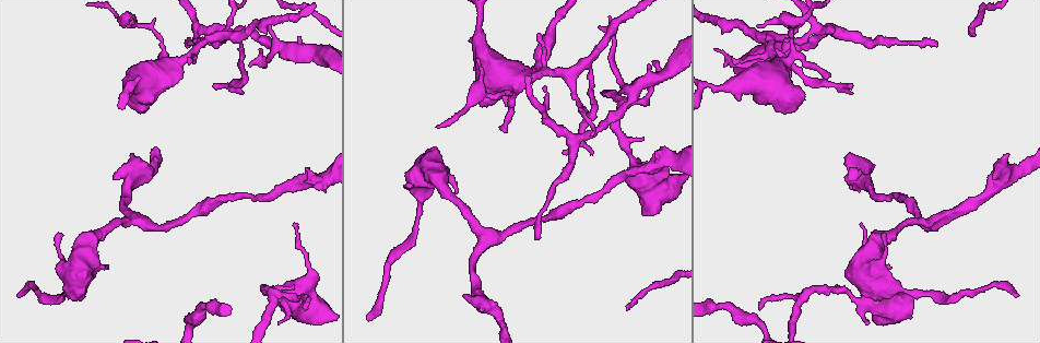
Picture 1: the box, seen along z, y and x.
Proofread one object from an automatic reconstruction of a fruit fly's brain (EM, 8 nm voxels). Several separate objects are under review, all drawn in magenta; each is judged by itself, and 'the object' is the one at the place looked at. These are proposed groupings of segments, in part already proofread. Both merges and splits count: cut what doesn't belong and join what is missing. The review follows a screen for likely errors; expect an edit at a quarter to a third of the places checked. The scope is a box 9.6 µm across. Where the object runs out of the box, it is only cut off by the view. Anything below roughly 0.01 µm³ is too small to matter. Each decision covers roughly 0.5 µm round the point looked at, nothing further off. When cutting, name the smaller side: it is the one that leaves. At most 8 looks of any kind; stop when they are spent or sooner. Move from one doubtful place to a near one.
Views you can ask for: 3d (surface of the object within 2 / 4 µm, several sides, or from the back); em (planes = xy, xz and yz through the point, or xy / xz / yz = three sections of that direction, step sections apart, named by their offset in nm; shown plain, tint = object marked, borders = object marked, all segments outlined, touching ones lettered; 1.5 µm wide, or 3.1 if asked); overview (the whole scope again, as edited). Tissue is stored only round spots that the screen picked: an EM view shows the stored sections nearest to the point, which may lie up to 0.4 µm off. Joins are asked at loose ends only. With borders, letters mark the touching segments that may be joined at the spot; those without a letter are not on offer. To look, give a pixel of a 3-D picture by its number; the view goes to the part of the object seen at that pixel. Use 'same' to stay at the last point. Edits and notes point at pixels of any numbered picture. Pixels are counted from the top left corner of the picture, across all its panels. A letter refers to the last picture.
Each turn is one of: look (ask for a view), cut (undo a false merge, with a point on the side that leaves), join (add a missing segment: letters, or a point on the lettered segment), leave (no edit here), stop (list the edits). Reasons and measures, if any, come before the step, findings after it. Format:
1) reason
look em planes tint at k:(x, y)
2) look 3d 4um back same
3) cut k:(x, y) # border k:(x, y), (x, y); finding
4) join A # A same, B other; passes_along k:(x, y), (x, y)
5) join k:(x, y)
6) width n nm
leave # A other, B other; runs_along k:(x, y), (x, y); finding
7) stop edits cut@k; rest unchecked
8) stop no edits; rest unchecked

thin end
look 3d 2um at 1:(760, 307)

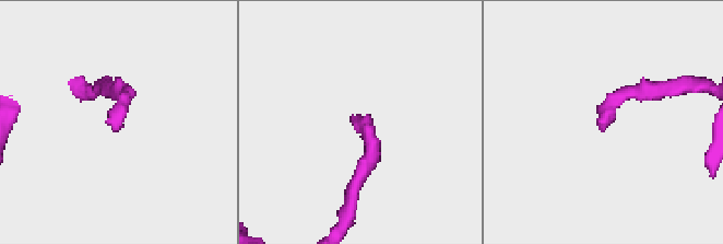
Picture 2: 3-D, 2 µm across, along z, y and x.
look em planes borders at 2:(116, 123)

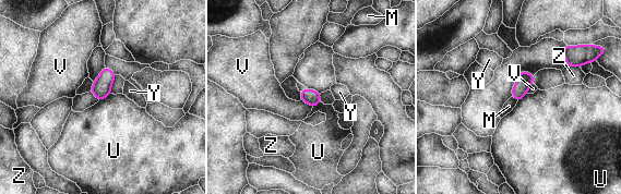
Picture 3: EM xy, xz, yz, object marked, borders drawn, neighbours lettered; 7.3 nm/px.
leave # M other, U other, V other, Y other, Z other; border 3:(110, 94), (98, 101); none of them fits

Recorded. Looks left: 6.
an open end
look em planes plain at 1:(279, 322)

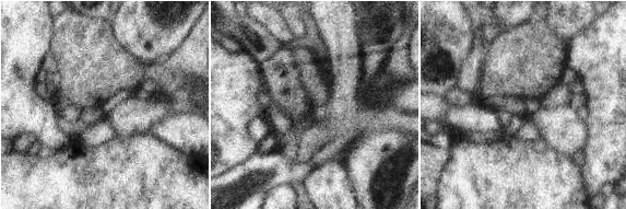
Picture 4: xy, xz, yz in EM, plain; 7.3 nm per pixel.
look em planes borders same

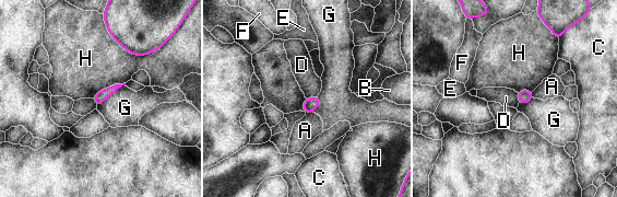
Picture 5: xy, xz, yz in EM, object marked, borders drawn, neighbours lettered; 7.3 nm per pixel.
longest_contact H 440 nm
leave # A other, B other, C other, D other, E other, F other, G other, H other; border 5:(104, 21), (130, 53), (156, 49); none of them fits

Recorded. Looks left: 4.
calibre changes
look 3d 4um at 1:(891, 286)

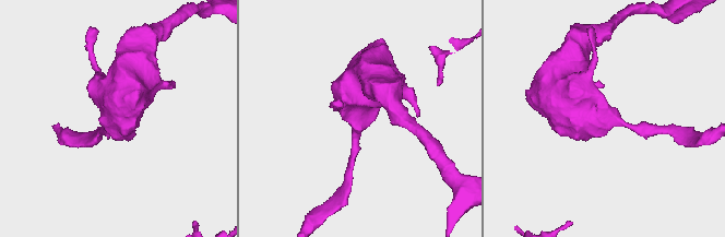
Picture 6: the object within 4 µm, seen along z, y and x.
now the EM
look em planes tint at 6:(362, 118)

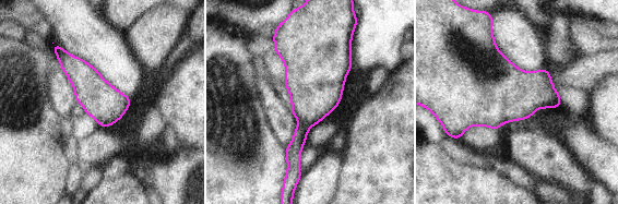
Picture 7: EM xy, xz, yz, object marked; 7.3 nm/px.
see the neighbours
look em planes borders same

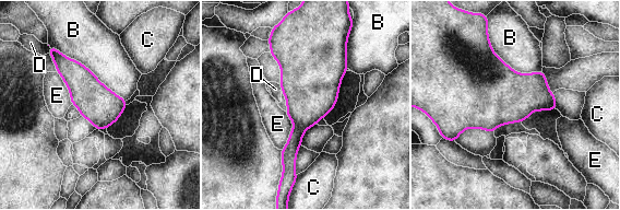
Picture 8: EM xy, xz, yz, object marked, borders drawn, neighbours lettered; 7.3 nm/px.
leave # B other, C other, D other, E other; border 8:(48, 45), (80, 61), (124, 101); all the same cell

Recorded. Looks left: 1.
stop no edits; rest unchecked

